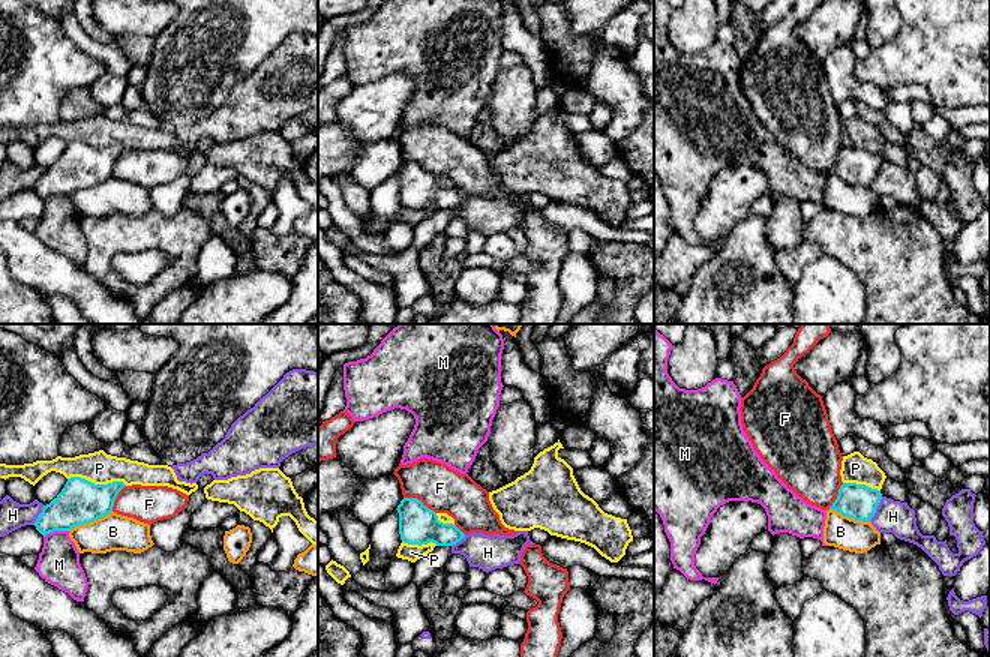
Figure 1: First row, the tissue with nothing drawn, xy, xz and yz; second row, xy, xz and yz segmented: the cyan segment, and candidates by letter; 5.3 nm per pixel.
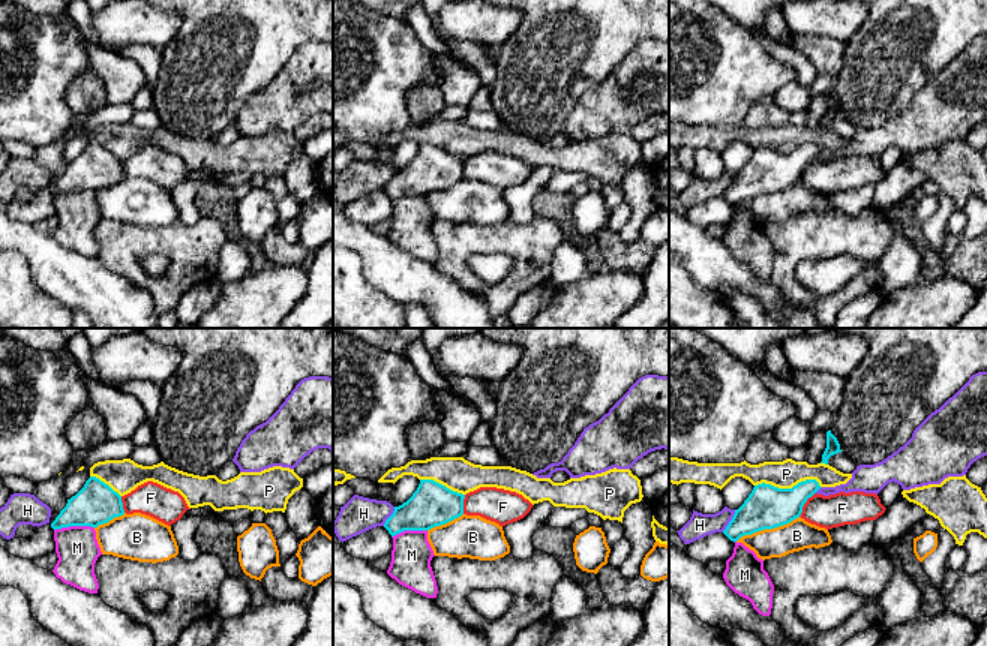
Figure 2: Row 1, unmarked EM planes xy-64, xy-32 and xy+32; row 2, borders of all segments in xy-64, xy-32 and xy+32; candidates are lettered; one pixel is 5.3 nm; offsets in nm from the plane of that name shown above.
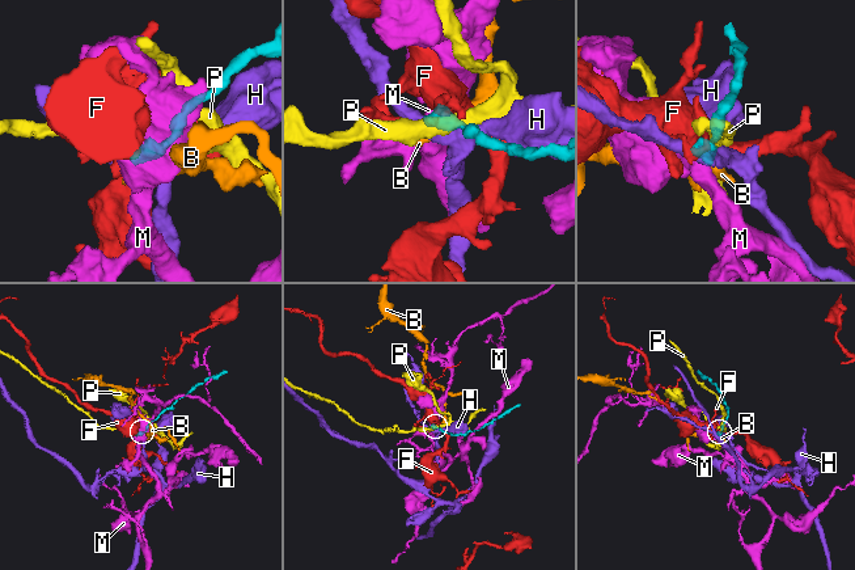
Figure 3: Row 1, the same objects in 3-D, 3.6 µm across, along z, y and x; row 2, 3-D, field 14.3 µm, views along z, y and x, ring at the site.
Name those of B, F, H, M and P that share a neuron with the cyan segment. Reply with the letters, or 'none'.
none

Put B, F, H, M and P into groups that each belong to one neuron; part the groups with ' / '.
B / F / H / M / P

